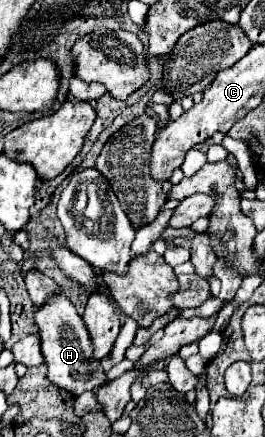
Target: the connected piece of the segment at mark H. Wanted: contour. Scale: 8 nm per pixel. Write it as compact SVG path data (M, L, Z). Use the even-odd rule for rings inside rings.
M56 292L46 298L46 302L34 312L34 324L40 330L42 354L52 384L68 390L70 394L82 394L84 390L96 390L106 382L106 374L100 370L100 362L92 360L90 338L86 334L82 316L76 312L74 304L64 296L64 292Z

